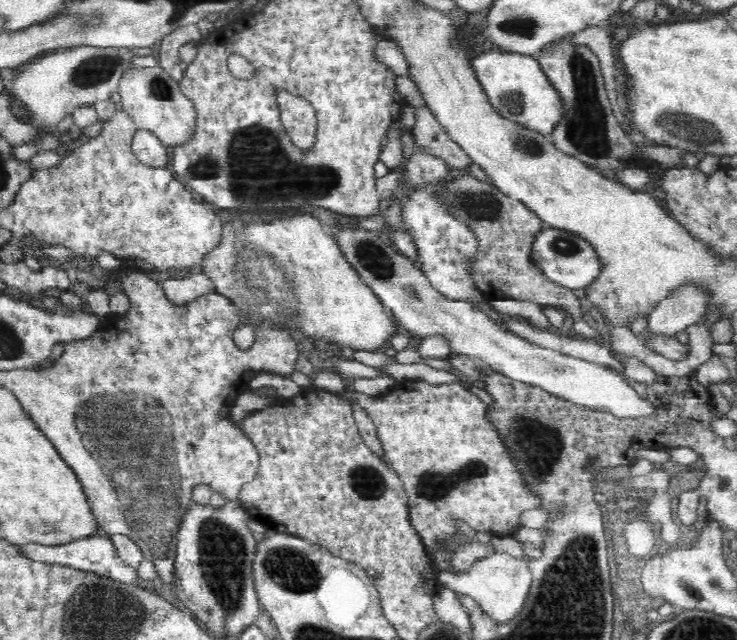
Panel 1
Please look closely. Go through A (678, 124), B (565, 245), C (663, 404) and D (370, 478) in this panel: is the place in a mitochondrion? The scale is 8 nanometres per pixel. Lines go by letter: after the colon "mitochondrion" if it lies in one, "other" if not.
A: mitochondrion
B: mitochondrion
C: other
D: mitochondrion

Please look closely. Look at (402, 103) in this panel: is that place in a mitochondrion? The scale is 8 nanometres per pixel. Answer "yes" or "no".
no

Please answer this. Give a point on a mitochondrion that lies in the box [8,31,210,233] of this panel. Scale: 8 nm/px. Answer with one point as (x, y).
(97, 69)

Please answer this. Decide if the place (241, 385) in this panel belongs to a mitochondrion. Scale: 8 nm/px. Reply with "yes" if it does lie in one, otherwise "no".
no

